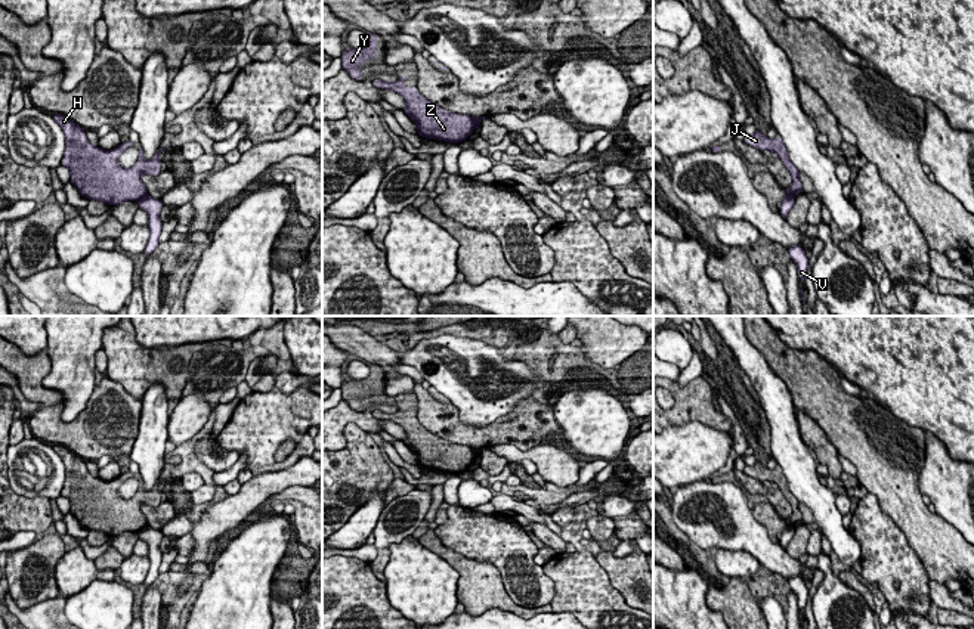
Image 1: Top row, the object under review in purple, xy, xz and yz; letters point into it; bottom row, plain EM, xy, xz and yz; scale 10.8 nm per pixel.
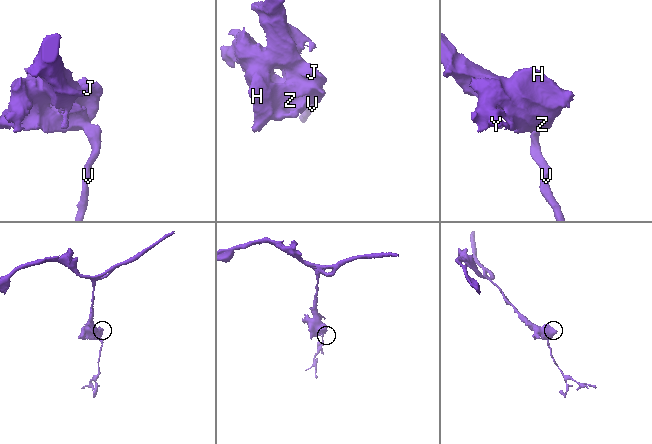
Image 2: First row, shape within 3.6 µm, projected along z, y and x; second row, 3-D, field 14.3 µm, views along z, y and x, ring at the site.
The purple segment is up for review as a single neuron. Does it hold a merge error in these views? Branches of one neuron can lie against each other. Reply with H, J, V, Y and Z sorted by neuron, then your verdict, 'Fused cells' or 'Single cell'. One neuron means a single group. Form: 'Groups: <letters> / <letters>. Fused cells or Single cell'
Groups: H J Y Z / V. Fused cells

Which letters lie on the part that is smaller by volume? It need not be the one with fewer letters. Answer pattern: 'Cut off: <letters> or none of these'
Cut off: V

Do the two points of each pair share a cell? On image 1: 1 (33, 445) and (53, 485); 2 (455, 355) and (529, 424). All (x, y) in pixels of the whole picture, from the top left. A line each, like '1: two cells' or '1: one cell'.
1: one cell
2: two cells

